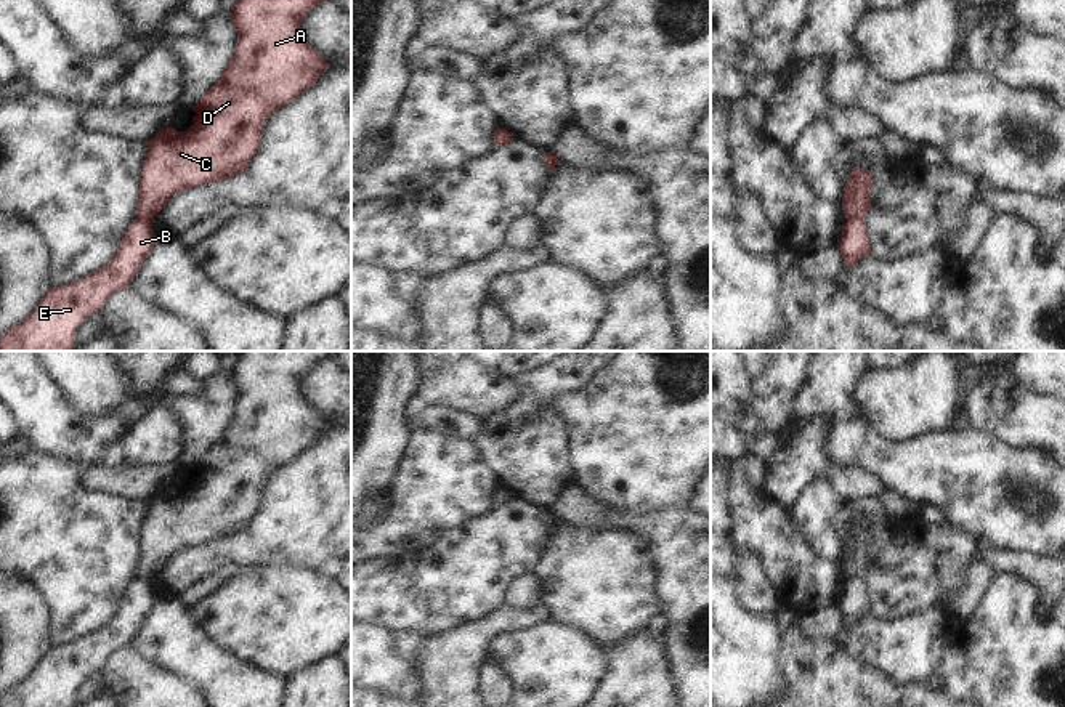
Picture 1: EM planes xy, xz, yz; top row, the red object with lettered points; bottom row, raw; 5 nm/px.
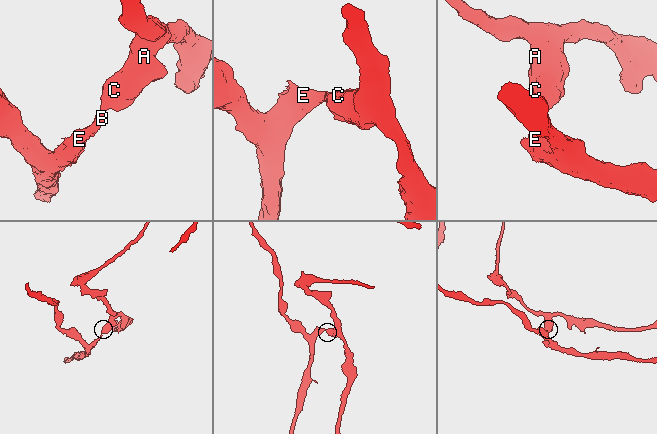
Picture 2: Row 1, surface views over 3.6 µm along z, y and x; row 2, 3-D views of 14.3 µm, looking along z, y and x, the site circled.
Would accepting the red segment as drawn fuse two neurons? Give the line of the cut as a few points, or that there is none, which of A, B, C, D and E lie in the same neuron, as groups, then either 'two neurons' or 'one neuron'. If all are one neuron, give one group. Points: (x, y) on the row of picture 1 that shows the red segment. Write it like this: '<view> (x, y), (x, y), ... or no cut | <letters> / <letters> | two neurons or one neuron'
yz (862, 218), (850, 218), (847, 222) | A C D / B E | two neurons

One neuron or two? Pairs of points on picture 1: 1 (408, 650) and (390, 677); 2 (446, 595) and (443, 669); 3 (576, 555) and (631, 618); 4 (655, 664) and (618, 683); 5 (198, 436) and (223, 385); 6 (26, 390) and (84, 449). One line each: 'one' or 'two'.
1: two
2: two
3: one
4: one
5: one
6: one

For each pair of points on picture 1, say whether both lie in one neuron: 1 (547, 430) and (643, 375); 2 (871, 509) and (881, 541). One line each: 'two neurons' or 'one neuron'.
1: two neurons
2: one neuron

